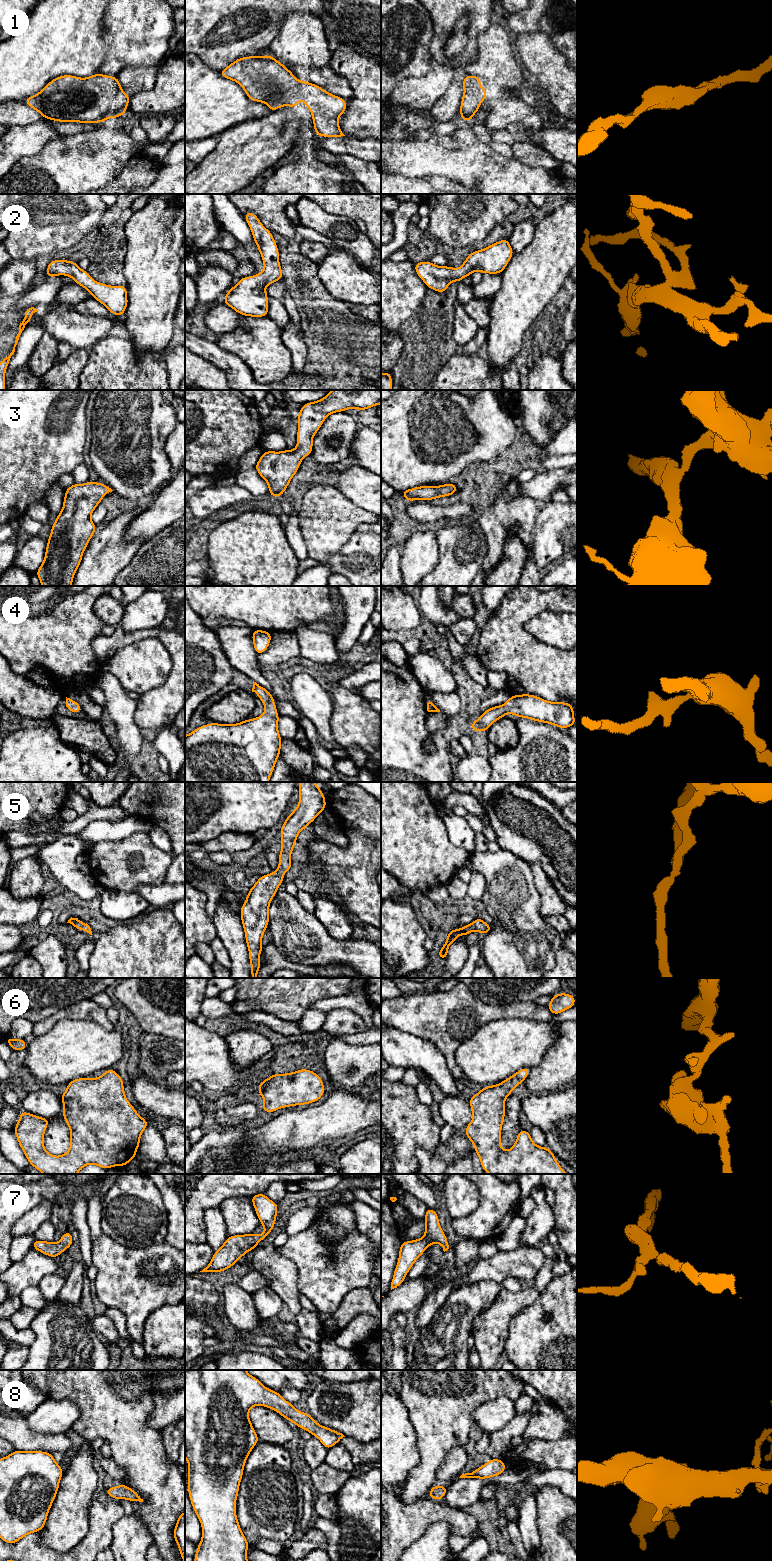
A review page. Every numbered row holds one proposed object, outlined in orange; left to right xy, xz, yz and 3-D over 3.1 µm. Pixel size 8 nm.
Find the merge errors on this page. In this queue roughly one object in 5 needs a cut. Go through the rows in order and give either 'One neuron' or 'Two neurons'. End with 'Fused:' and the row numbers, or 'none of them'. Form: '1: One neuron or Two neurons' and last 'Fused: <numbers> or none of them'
1: One neuron
2: One neuron
3: One neuron
4: One neuron
5: One neuron
6: One neuron
7: One neuron
8: One neuron
Fused: none of them

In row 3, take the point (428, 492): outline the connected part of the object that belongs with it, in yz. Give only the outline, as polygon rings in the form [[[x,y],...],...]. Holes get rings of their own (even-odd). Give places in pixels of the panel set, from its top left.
[[[449,482],[446,485],[439,485],[439,486],[418,486],[415,488],[411,488],[408,490],[402,490],[401,493],[403,497],[408,501],[414,500],[427,500],[432,501],[434,498],[442,498],[443,496],[451,496],[455,492],[457,492],[457,486]]]

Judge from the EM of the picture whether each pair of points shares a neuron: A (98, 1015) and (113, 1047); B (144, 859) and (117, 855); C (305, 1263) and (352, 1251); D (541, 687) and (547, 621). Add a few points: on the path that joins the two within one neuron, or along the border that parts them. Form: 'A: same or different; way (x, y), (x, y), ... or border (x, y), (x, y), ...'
A: different; border (82, 1019), (108, 1030), (118, 1026)
B: same; way (137, 859), (124, 859)
C: same; way (317, 1264), (338, 1265), (340, 1263)
D: different; border (526, 629), (539, 640), (566, 650)

